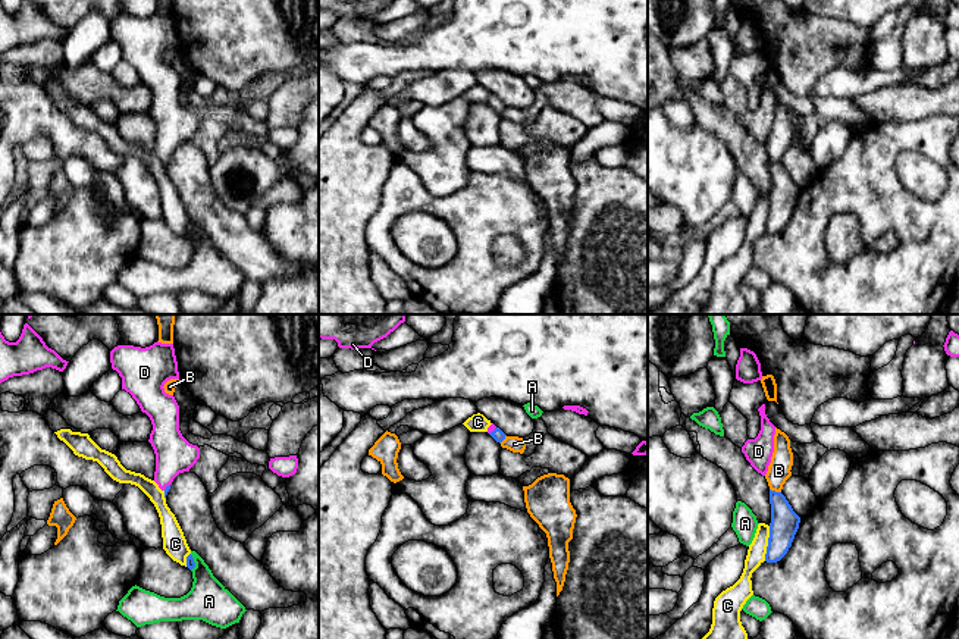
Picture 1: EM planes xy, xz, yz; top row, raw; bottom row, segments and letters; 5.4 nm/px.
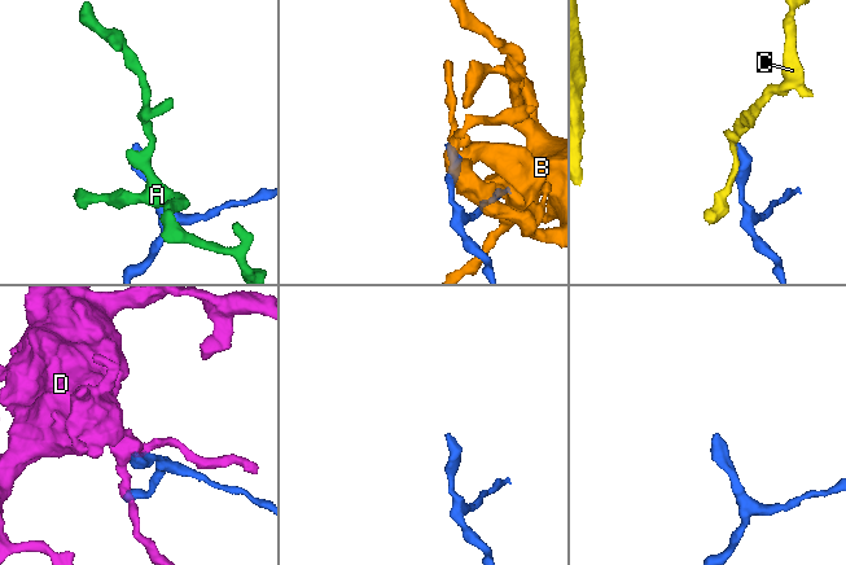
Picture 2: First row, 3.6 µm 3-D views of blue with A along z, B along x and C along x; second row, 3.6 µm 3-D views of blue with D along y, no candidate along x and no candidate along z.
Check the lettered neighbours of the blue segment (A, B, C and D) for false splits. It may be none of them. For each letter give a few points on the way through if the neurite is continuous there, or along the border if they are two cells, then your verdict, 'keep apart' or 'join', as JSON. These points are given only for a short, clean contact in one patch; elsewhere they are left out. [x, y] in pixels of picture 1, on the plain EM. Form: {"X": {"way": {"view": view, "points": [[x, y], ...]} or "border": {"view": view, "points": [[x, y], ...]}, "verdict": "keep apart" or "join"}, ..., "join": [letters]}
{"A": {"border": {"view": "xy", "points": [[190, 225], [194, 234], [191, 241]]}, "verdict": "keep apart"}, "B": {"verdict": "keep apart"}, "C": {"verdict": "keep apart"}, "D": {"way": {"view": "xz", "points": [[498, 106], [494, 102], [492, 97]]}, "verdict": "join"}, "join": ["D"]}

